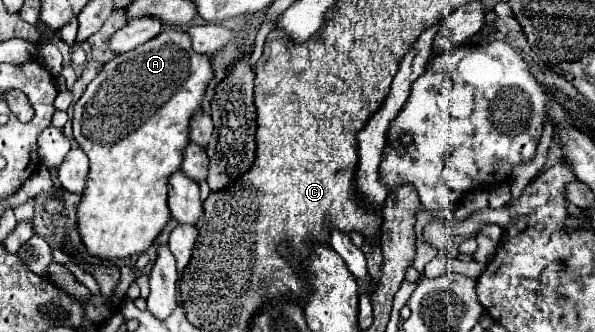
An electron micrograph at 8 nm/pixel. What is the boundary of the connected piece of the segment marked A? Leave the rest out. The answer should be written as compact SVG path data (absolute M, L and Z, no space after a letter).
M165 30L161 34L157 34L153 40L149 40L147 44L139 46L137 50L131 50L129 54L117 54L113 56L103 70L97 74L97 78L93 78L87 86L87 90L83 92L83 96L75 102L75 114L73 114L73 138L77 140L77 144L81 146L81 150L87 154L89 158L89 174L85 180L85 190L81 194L81 202L77 204L77 230L81 236L81 242L85 246L85 250L99 258L99 260L115 260L115 258L131 258L135 254L141 254L143 250L147 250L153 240L159 236L159 232L165 228L167 220L171 218L169 214L169 206L167 206L167 194L169 194L169 174L173 174L175 170L181 168L181 150L187 146L189 142L189 118L201 110L201 100L205 94L205 88L209 84L209 80L213 78L213 64L211 58L205 54L197 54L193 52L193 48L189 46L189 36L185 32L179 30Z

